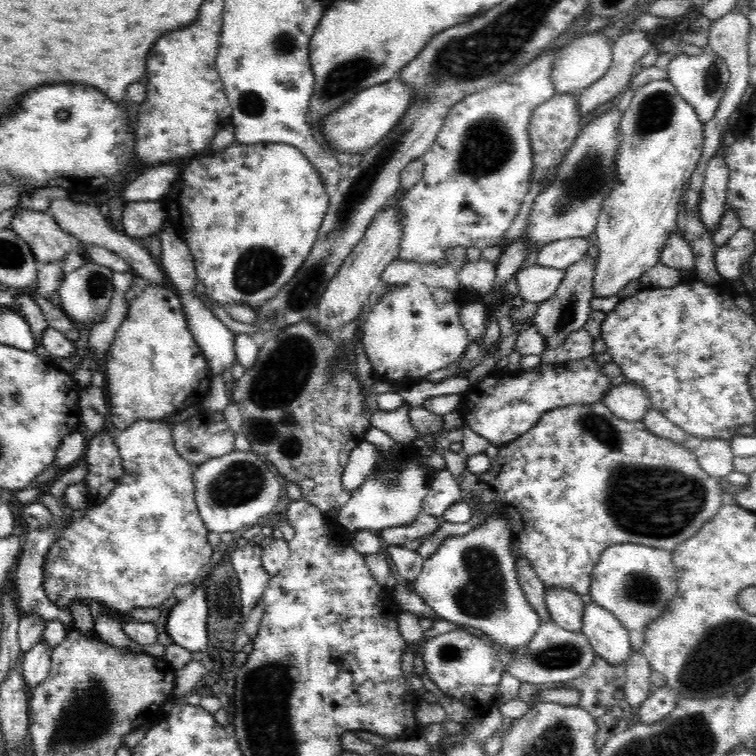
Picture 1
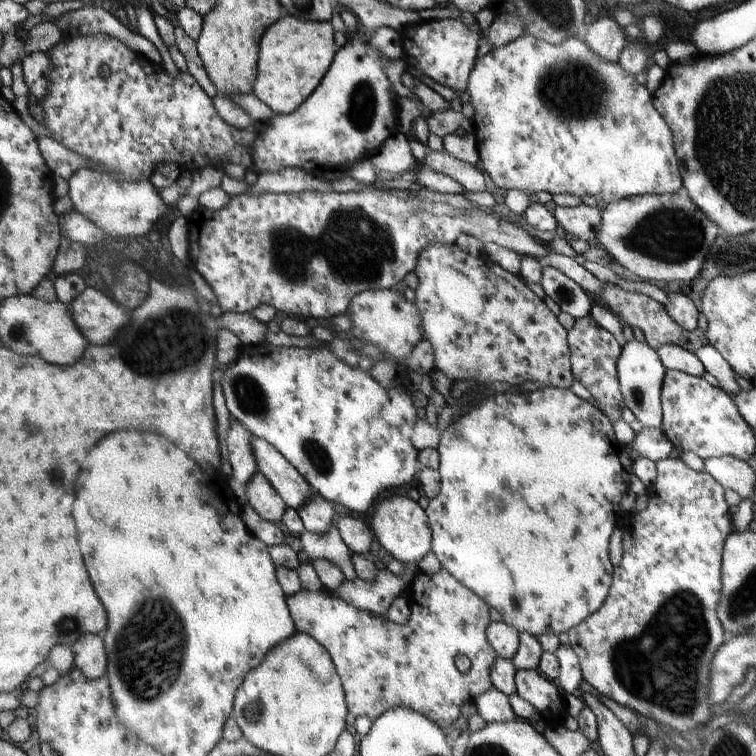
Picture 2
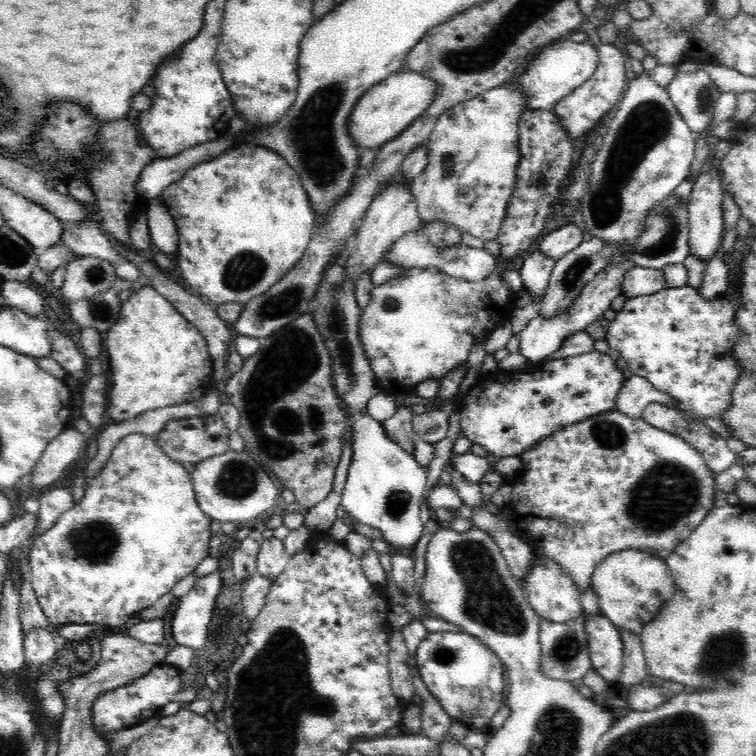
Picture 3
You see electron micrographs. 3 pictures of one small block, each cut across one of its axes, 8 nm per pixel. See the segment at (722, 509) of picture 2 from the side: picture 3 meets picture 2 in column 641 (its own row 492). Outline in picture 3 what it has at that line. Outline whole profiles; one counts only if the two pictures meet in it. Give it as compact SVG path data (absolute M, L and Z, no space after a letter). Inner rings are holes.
M616 410L596 414L586 418L584 422L576 422L570 426L564 426L560 430L552 432L550 436L546 436L544 440L538 440L530 450L518 454L522 459L523 470L521 471L513 482L505 482L511 484L513 489L511 492L510 509L514 512L518 522L526 521L525 530L522 529L520 538L526 540L530 544L530 548L536 551L540 557L550 558L566 573L572 577L572 581L576 583L578 590L584 592L591 584L591 576L594 567L604 560L609 554L620 552L628 548L640 550L649 555L653 555L658 559L668 558L669 554L681 543L684 539L692 534L692 531L706 518L706 515L715 507L714 492L715 479L714 472L712 472L703 460L702 455L692 446L686 442L682 437L668 433L668 431L657 429L650 426L642 418L630 418L626 414L622 414Z

